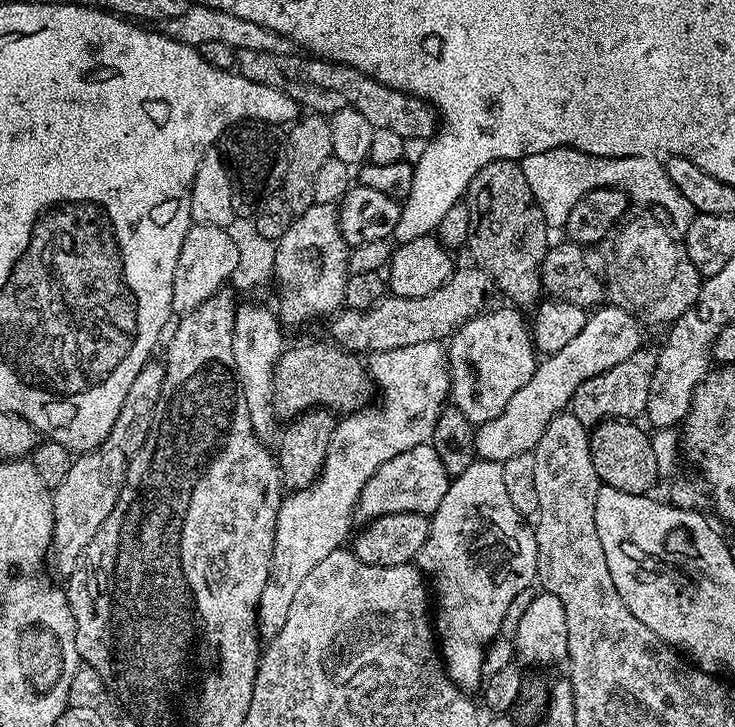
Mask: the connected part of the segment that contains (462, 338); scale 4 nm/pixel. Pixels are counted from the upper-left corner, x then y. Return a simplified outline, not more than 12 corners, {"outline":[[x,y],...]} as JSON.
{"outline":[[493,307],[446,344],[451,403],[498,418],[538,363],[530,324]]}

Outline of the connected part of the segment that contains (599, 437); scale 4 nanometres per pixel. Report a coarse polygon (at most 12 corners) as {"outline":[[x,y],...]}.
{"outline":[[630,420],[591,429],[605,487],[643,496],[661,473],[651,435]]}

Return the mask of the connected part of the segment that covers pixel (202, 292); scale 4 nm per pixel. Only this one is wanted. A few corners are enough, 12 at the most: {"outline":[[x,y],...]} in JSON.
{"outline":[[193,223],[174,266],[172,311],[192,312],[228,281],[227,229]]}

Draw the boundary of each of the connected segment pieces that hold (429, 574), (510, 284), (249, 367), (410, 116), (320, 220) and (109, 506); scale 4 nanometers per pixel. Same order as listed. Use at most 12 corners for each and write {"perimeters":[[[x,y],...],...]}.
{"perimeters":[[[501,461],[451,477],[414,563],[445,672],[484,651],[536,580]],[[515,160],[470,182],[466,252],[531,309],[550,229]],[[236,309],[232,349],[257,436],[278,423],[272,371],[286,347],[277,313]],[[236,53],[235,71],[312,114],[353,108],[424,142],[431,104],[311,54]],[[311,204],[275,241],[278,316],[345,307],[350,245],[336,204]],[[149,358],[110,434],[52,489],[50,568],[71,576],[150,434],[163,363]]]}

